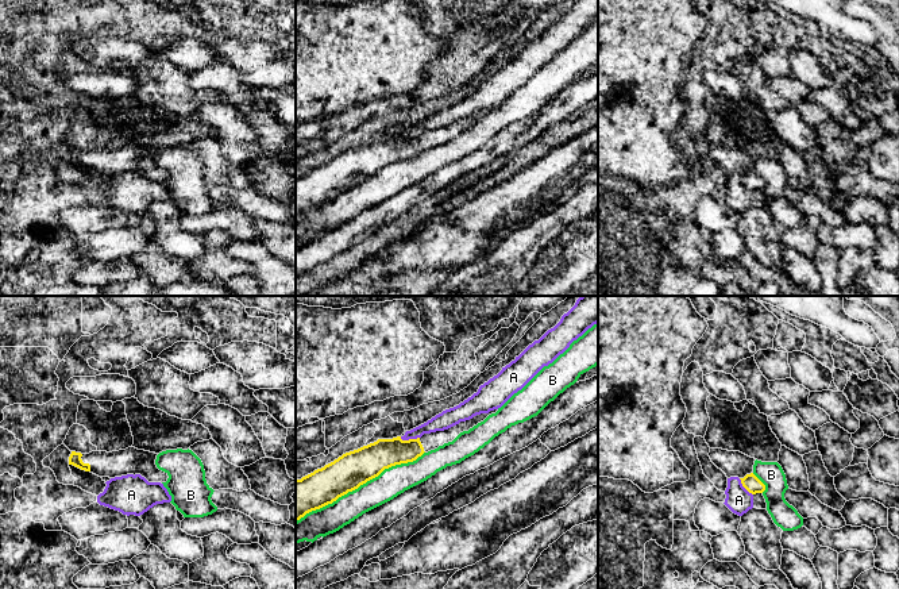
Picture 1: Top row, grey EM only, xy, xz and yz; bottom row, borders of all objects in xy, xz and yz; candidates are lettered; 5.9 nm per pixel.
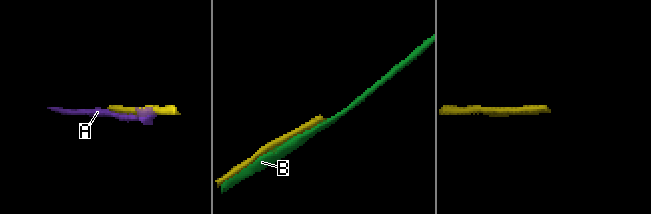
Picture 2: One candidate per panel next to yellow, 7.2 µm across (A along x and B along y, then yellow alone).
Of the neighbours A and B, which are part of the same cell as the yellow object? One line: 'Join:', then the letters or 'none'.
Join: none

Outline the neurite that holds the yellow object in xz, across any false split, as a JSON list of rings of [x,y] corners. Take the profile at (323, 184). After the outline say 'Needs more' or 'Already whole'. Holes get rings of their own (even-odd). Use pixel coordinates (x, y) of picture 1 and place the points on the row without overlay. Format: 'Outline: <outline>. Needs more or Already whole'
Outline: [[[497,108],[476,112],[448,127],[424,131],[417,136],[402,138],[401,134],[378,136],[296,177],[296,219],[358,186],[378,174],[385,166],[413,159],[424,150],[452,139],[460,130],[468,128]]]. Needs more

